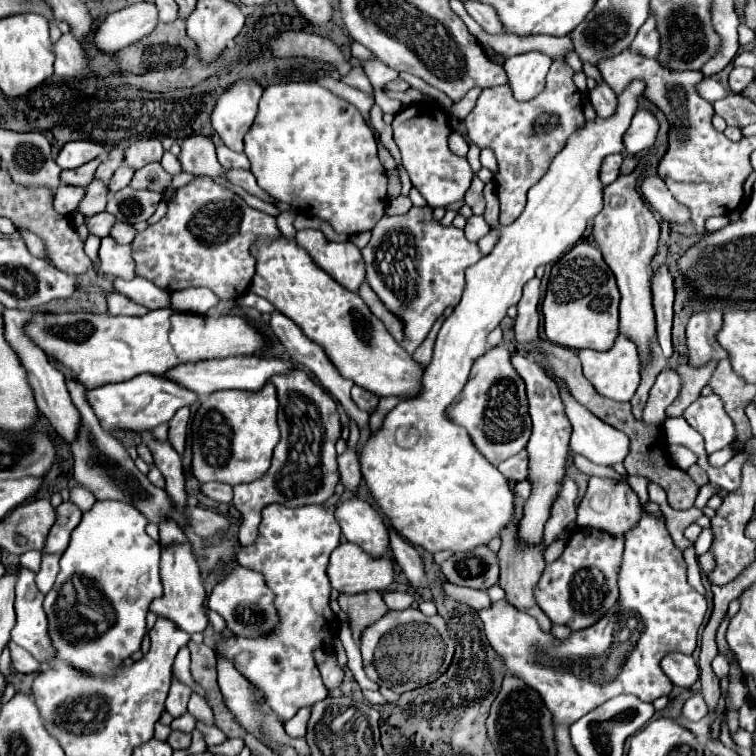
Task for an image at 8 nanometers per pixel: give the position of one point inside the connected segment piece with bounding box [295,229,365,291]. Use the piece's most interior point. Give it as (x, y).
(343, 261)

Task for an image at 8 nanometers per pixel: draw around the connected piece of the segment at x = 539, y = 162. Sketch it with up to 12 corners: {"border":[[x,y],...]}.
{"border":[[553,61],[525,103],[489,87],[465,119],[495,151],[501,225],[585,123],[575,71]]}

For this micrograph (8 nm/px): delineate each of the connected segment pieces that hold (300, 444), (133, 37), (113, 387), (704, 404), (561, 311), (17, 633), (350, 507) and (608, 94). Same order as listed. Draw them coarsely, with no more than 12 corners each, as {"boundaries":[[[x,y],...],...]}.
{"boundaries":[[[305,371],[277,375],[281,441],[233,487],[241,545],[263,507],[319,505],[341,481],[337,403]],[[149,1],[107,15],[93,45],[103,53],[149,35],[157,9]],[[143,373],[87,391],[103,429],[149,431],[199,395]],[[719,395],[699,397],[683,413],[705,437],[707,455],[735,441]],[[577,243],[551,269],[547,339],[611,349],[619,333],[615,275]],[[19,567],[11,639],[39,663],[53,659],[43,593]],[[353,497],[335,509],[341,533],[373,557],[389,551],[381,513]],[[607,83],[591,93],[591,105],[599,117],[611,117],[617,107],[617,95]]]}

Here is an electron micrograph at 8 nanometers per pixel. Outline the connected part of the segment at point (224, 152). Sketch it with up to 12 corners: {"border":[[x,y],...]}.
{"border":[[217,147],[217,157],[225,169],[249,169],[243,153]]}

